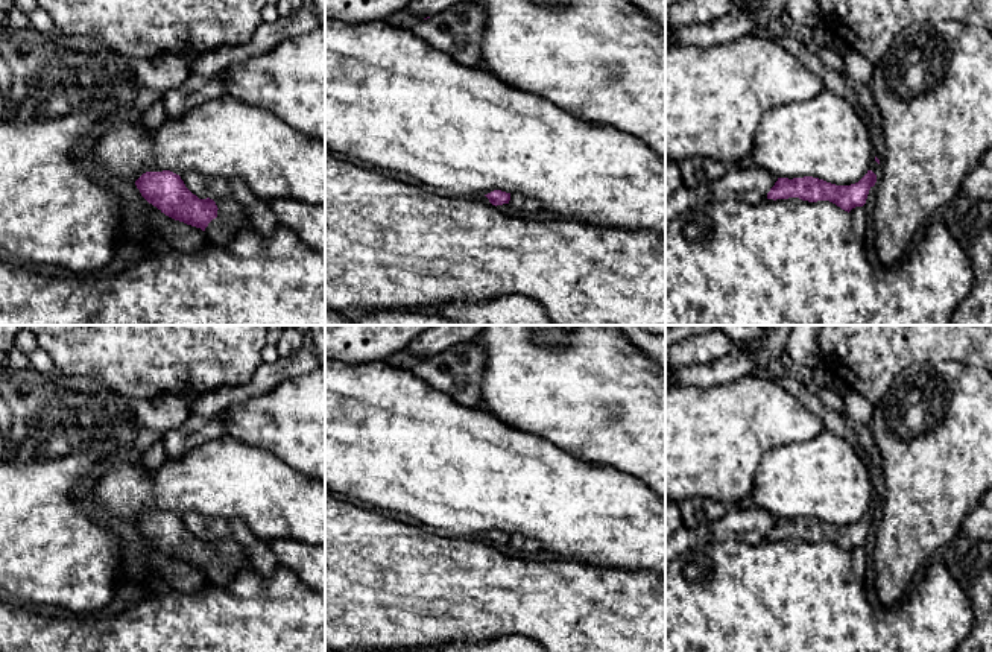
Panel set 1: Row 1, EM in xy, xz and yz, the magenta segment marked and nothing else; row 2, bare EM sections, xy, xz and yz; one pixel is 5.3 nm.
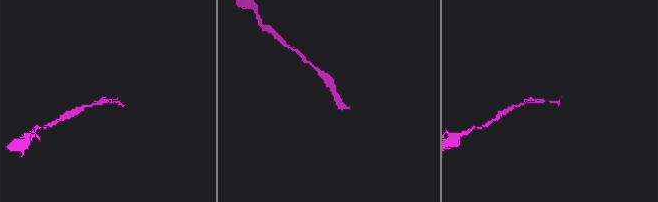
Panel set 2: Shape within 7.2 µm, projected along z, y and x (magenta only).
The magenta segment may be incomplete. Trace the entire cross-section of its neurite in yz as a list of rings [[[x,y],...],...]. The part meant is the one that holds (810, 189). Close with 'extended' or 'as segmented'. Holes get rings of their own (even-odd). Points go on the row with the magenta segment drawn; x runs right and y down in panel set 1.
[[[874,155],[867,173],[855,184],[836,185],[819,178],[778,178],[767,193],[767,199],[799,198],[808,202],[829,201],[845,211],[866,204],[869,190],[875,185],[880,173],[880,160]]]; extended

